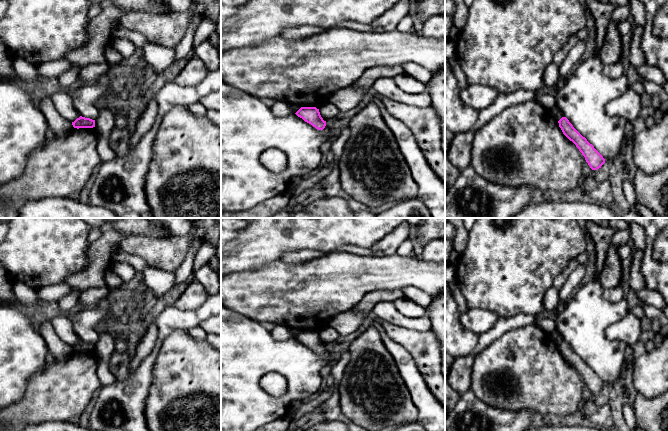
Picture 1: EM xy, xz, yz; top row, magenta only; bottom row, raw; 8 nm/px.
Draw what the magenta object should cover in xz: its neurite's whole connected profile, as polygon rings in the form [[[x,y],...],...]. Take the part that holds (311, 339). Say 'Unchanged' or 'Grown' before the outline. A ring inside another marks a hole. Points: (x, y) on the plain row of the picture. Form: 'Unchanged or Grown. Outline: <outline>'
Unchanged. Outline: [[[301,331],[295,338],[318,354],[323,354],[326,350],[326,345],[316,331]]]

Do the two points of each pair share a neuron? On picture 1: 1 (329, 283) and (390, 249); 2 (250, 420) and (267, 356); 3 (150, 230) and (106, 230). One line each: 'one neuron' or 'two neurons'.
1: two neurons
2: one neuron
3: two neurons

